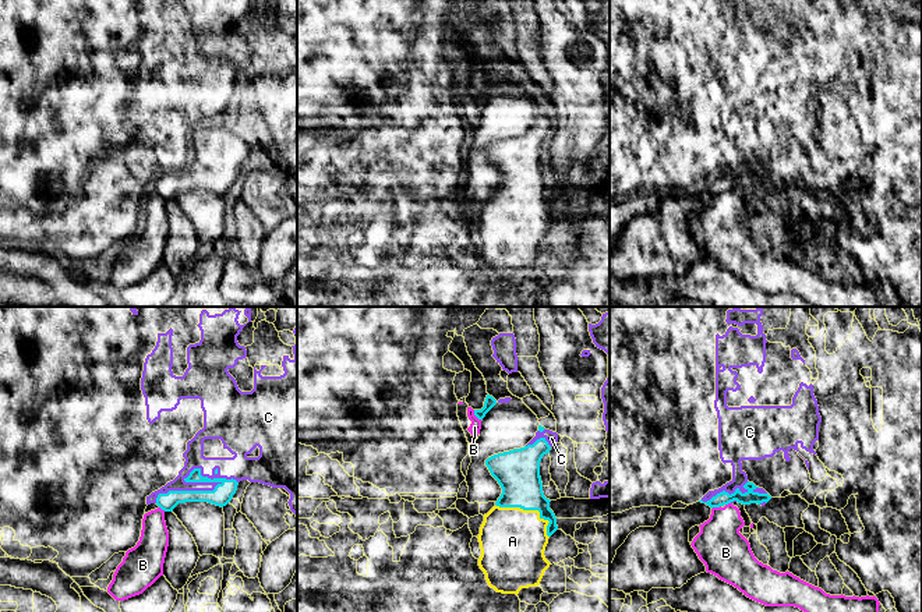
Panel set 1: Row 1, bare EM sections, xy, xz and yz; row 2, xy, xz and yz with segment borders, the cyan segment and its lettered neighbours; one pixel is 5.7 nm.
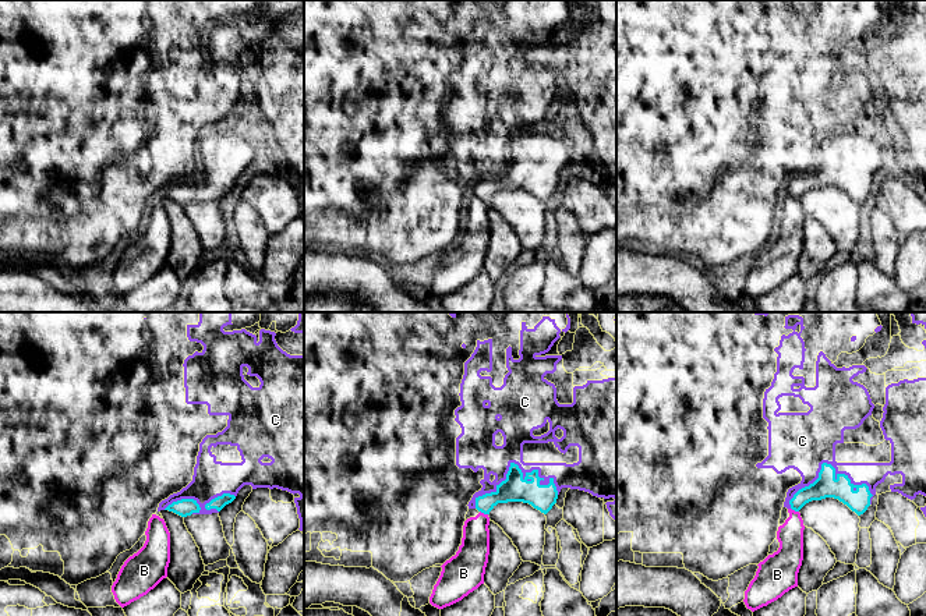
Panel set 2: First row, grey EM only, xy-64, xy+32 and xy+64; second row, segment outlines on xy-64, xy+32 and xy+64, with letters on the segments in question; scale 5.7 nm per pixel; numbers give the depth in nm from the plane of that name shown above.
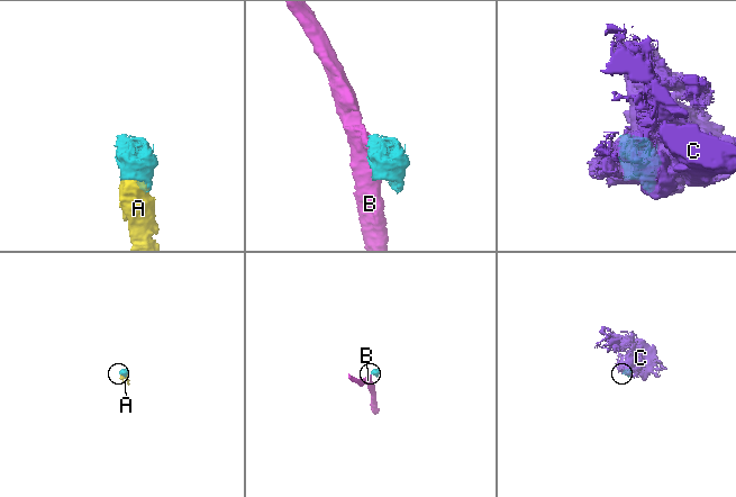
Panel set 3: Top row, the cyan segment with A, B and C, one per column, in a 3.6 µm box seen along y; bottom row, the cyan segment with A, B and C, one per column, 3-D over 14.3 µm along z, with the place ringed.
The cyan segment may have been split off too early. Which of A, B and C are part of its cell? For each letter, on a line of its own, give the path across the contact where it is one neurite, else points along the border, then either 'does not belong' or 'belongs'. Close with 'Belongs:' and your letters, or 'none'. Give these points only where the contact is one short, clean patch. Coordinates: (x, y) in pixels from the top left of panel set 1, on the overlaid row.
A: belongs
B: border xz (473, 410), (480, 420); does not belong
C: does not belong
Belongs: A

